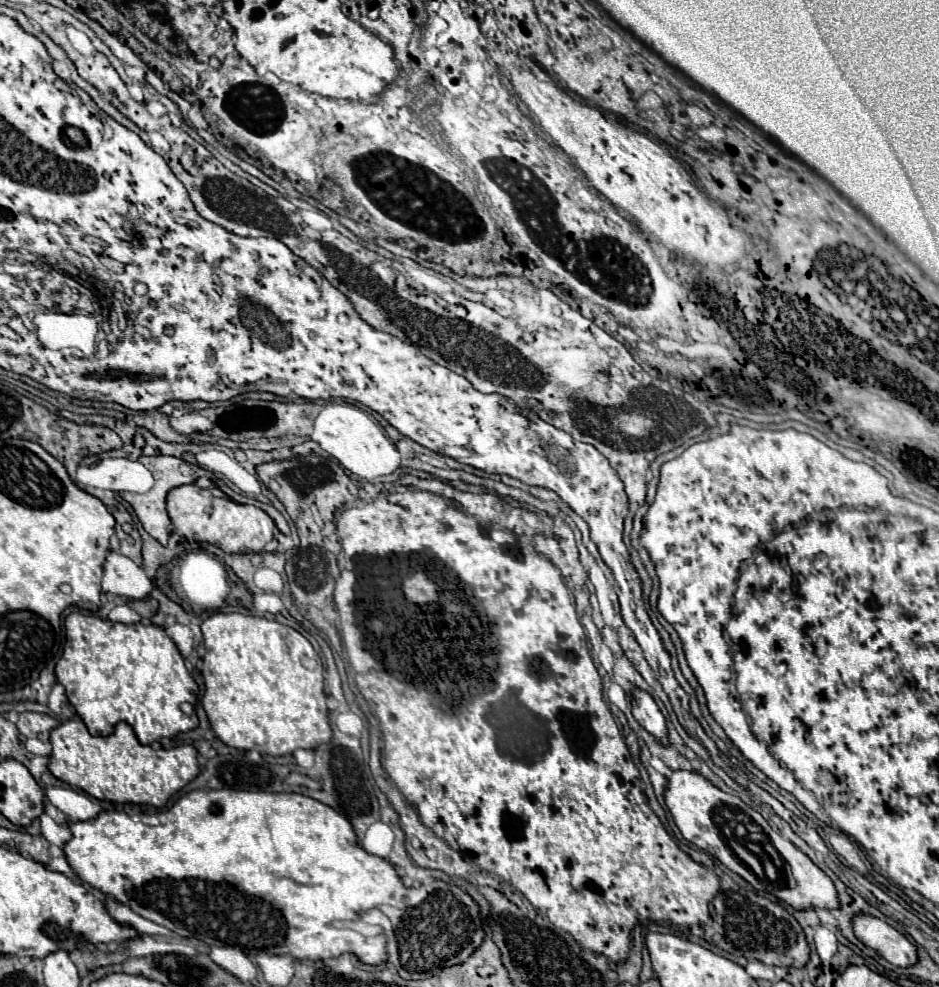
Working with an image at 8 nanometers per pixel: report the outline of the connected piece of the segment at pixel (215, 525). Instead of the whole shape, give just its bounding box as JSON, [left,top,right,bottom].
[168,485,274,553]

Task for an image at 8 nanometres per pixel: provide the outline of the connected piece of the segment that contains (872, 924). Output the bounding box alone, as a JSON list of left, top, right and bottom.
[852,913,916,967]

